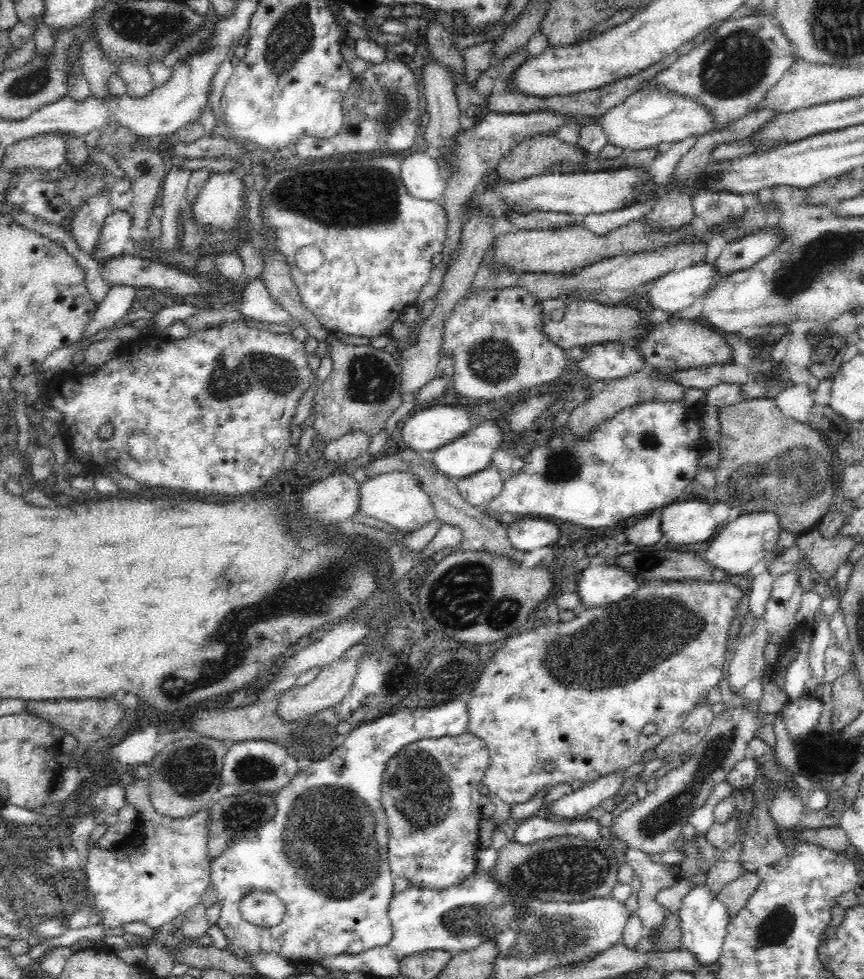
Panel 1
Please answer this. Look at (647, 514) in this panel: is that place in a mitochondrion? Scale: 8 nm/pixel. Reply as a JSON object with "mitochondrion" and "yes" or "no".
{"mitochondrion":"no"}

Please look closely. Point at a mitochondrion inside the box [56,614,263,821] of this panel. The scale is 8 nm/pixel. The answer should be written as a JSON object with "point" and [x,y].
{"point":[191,771]}

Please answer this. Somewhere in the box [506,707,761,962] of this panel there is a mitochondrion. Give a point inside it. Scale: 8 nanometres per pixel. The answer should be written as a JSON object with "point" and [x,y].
{"point":[672,812]}

